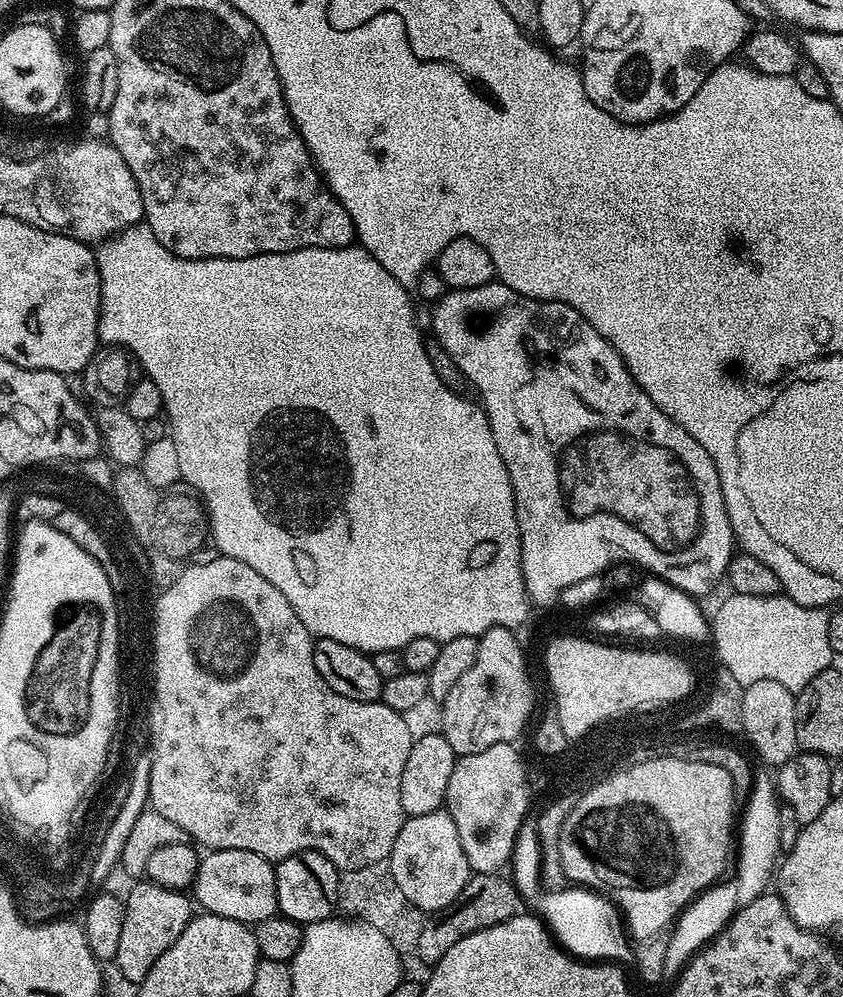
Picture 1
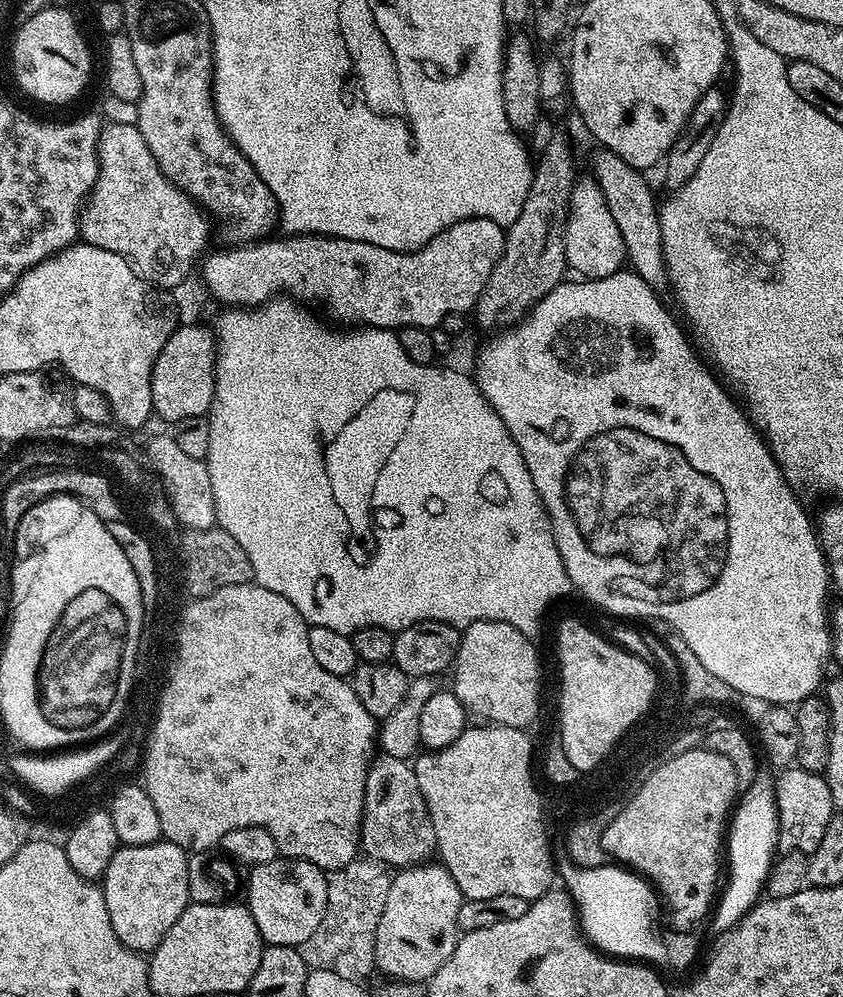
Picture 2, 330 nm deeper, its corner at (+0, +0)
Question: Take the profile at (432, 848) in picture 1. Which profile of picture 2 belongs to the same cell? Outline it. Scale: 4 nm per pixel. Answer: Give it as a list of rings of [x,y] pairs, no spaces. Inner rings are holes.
[[[439,862],[413,864],[410,868],[401,868],[392,876],[390,890],[386,890],[386,906],[382,918],[378,918],[376,935],[376,968],[384,971],[385,977],[404,981],[431,981],[432,975],[454,954],[454,946],[460,941],[462,929],[458,922],[458,910],[465,901],[458,890],[458,882]]]

